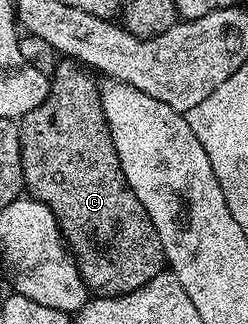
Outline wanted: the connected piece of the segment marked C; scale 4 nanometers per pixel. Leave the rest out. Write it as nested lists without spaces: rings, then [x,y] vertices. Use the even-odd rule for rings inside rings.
[[[61,59],[46,102],[22,117],[19,126],[24,188],[29,197],[53,211],[89,293],[97,297],[130,294],[165,271],[158,230],[122,174],[102,110],[100,86],[87,67]]]

